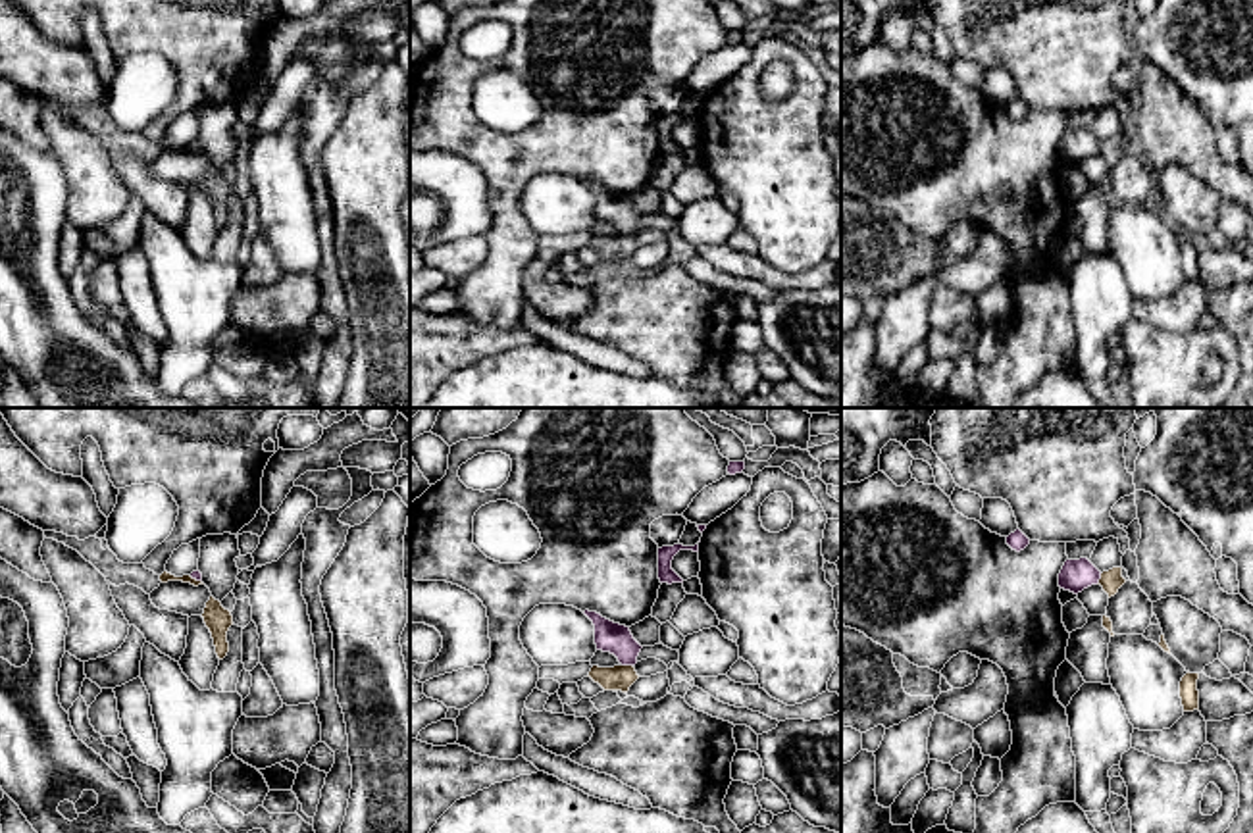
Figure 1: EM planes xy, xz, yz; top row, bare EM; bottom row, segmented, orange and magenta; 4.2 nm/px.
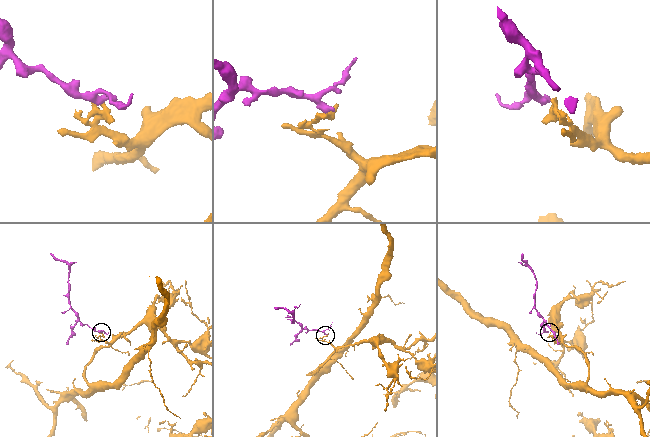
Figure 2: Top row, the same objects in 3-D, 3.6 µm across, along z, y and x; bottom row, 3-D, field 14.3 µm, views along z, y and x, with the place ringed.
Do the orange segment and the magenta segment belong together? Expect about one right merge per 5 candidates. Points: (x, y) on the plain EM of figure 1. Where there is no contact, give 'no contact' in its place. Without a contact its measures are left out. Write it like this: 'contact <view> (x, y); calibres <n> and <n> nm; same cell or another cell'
contact xz (628, 235); calibres 110 and 130 nm; another cell

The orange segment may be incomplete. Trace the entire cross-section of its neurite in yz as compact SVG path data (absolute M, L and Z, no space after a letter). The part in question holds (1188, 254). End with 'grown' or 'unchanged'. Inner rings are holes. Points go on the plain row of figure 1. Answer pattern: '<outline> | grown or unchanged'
M1186 242L1180 250L1180 267L1184 281L1199 279L1199 260L1197 260L1199 242Z | unchanged

